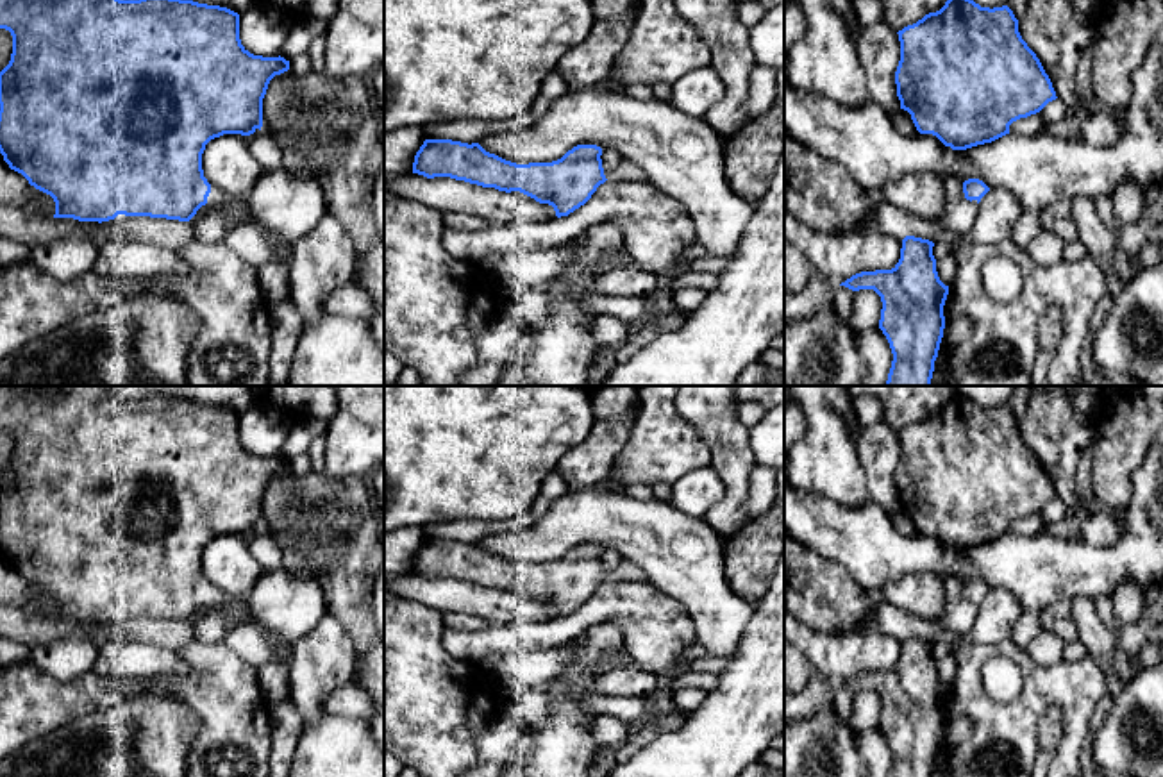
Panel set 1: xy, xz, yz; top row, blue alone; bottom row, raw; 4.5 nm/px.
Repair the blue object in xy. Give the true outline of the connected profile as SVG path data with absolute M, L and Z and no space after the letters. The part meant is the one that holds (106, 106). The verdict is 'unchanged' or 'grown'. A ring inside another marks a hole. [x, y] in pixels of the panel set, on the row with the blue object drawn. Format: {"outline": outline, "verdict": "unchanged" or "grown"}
{"outline": "M0 0L0 29L13 36L11 61L0 71L0 154L11 170L21 173L30 186L54 198L54 218L102 223L125 214L189 221L202 205L211 204L232 220L241 220L247 200L211 189L204 177L202 154L211 139L223 134L250 136L257 129L261 130L263 98L268 84L275 75L289 70L289 61L280 55L250 54L239 39L238 13L193 0Z", "verdict": "grown"}

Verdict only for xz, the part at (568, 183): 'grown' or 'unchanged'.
grown

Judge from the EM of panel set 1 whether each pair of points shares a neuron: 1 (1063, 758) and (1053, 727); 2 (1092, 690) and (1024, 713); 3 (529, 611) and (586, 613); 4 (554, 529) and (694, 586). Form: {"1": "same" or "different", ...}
{"1": "different", "2": "same", "3": "different", "4": "same"}

